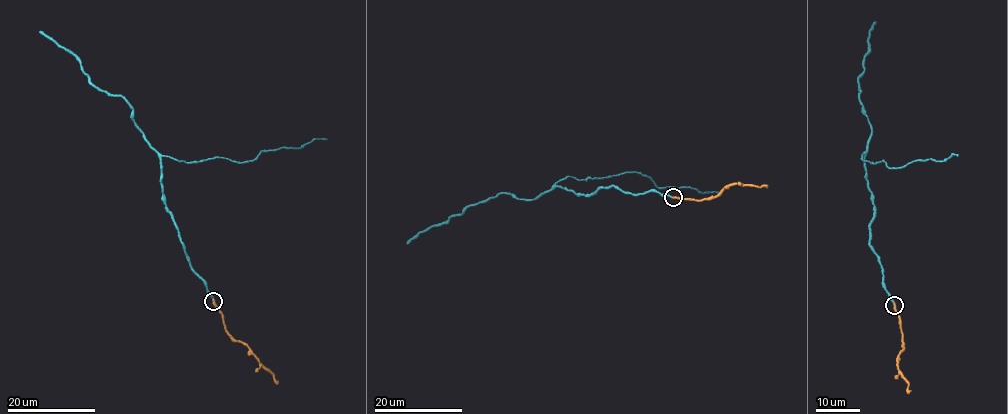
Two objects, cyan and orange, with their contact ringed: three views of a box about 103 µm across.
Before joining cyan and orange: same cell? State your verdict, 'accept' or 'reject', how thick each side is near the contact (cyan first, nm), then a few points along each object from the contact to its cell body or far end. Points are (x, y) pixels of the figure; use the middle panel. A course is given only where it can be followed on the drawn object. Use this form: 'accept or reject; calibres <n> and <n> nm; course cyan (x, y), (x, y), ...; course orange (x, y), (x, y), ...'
accept; calibres 240 and 340 nm; course cyan (673, 197), (614, 186), (583, 195), (555, 185), (567, 176), (640, 172), (658, 187), (721, 191); course orange (673, 197), (708, 200), (733, 184), (768, 186)

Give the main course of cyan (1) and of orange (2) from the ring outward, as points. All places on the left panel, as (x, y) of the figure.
1: (213, 301), (190, 264), (165, 204), (161, 156), (187, 163), (218, 157), (248, 162), (262, 150), (326, 139)
2: (213, 301), (227, 332), (251, 349), (278, 384)

